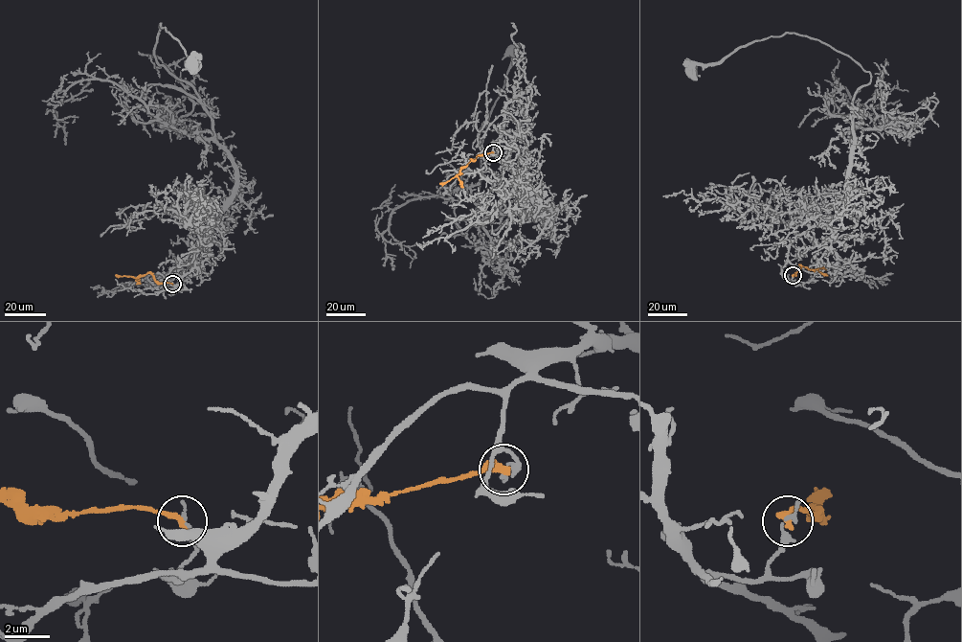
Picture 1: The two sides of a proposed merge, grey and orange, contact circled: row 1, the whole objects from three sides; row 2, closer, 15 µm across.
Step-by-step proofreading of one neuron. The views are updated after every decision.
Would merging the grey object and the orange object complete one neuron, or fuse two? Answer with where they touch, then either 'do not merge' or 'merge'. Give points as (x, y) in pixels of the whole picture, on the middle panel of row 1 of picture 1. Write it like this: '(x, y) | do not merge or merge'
(493, 152) | do not merge

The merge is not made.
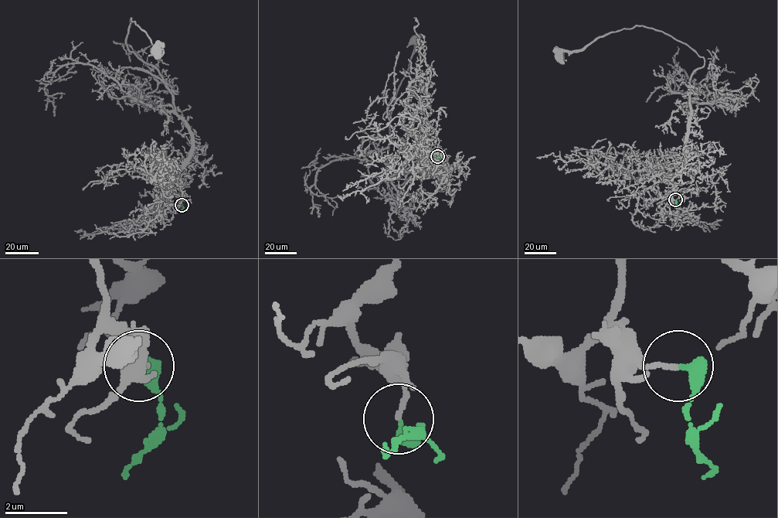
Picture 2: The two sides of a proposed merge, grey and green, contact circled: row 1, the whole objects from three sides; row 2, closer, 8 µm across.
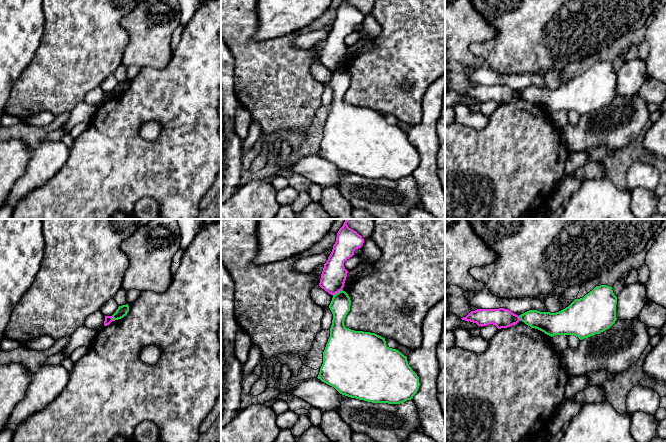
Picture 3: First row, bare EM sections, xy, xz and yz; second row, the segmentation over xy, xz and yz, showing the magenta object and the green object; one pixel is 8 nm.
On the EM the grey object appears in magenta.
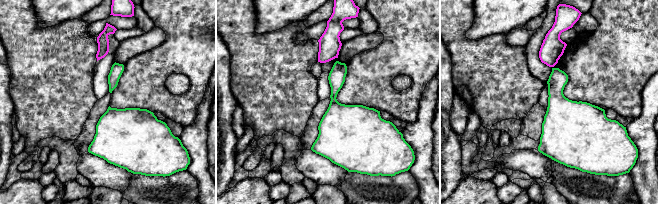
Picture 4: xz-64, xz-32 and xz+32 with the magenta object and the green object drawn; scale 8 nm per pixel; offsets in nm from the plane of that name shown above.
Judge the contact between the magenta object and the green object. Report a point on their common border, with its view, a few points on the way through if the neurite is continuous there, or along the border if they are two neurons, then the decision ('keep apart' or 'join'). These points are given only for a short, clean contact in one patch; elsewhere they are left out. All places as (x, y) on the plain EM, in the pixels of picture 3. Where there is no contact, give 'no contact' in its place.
xz (337, 68) | along xz (341, 65), (333, 71) | keep apart

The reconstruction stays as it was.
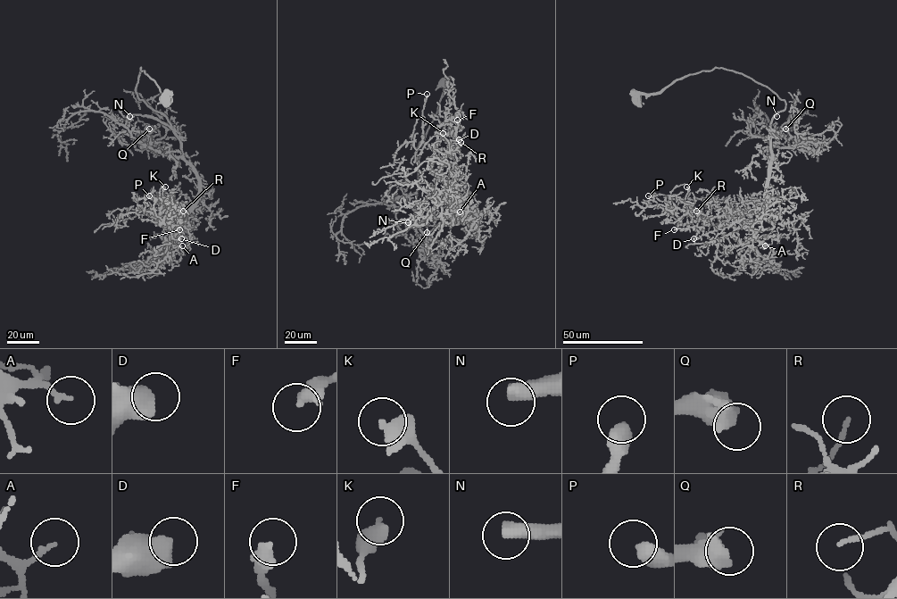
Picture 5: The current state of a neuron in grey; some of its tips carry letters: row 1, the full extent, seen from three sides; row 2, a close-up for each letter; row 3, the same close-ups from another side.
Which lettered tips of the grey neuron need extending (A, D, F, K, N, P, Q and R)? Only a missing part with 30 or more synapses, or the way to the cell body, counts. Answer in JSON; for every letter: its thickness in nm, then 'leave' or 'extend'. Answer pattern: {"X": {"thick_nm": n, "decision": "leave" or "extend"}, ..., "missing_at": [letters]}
{"A": {"thick_nm": 140, "decision": "leave"}, "D": {"thick_nm": 650, "decision": "leave"}, "F": {"thick_nm": 420, "decision": "leave"}, "K": {"thick_nm": 600, "decision": "leave"}, "N": {"thick_nm": 480, "decision": "extend"}, "P": {"thick_nm": 440, "decision": "leave"}, "Q": {"thick_nm": 650, "decision": "leave"}, "R": {"thick_nm": 110, "decision": "leave"}, "missing_at": ["N"]}

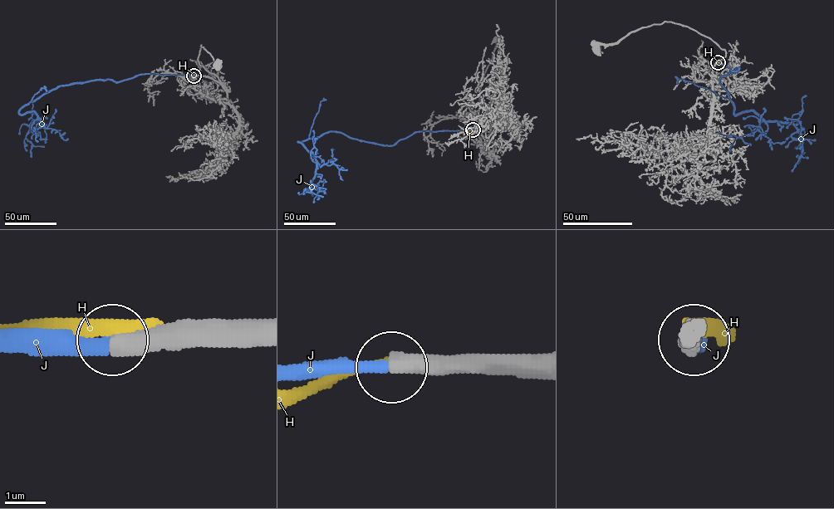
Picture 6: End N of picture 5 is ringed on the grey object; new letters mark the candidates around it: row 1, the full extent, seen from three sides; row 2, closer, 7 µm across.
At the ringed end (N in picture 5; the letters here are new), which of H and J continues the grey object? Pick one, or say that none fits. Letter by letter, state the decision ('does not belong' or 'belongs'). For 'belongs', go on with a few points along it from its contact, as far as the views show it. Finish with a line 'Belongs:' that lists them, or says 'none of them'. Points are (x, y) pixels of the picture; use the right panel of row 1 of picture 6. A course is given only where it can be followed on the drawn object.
H: does not belong
J: belongs; course (718, 63), (738, 67), (720, 79), (735, 115), (753, 110), (799, 131), (801, 157), (792, 171)
Belongs: J

